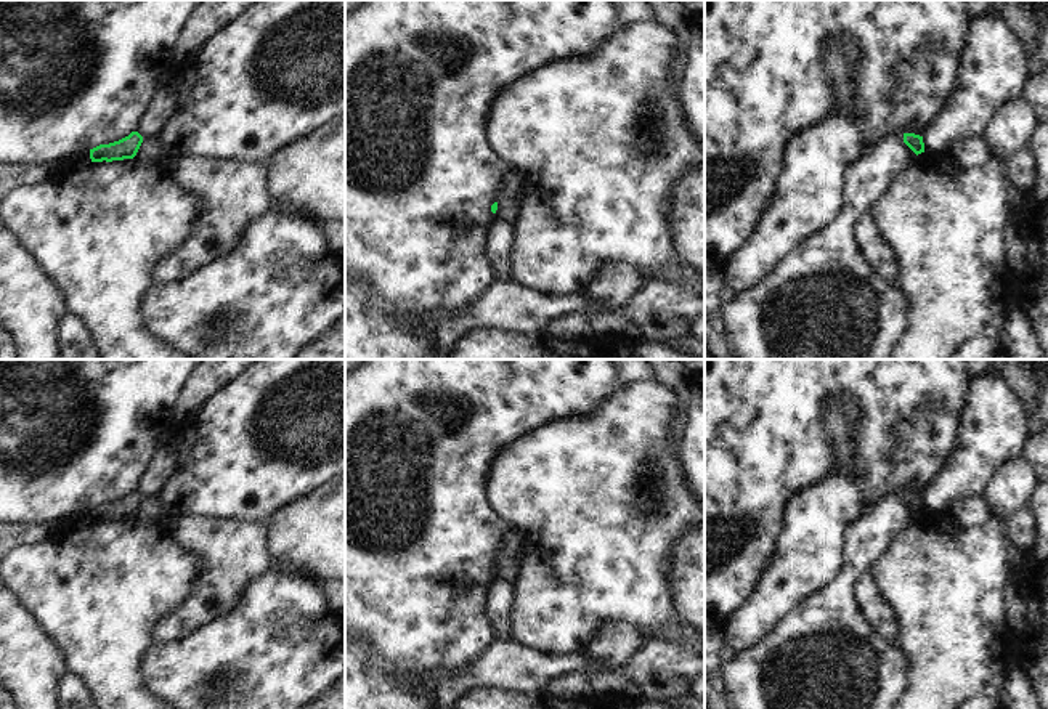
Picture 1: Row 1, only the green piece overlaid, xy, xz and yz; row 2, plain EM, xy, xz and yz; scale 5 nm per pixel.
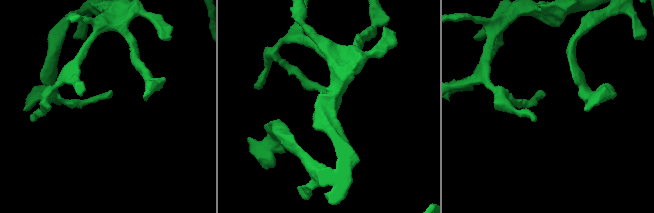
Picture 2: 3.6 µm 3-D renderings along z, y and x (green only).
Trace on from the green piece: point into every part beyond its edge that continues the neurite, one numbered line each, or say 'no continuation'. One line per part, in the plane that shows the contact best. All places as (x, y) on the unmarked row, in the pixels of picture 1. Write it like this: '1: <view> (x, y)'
no continuation

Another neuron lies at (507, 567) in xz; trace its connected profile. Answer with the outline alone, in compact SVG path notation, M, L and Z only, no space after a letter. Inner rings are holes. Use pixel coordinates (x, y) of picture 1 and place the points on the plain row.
M502 555L498 560L496 576L498 576L498 579L514 584L515 579L518 577L518 569L520 569L520 558L518 557Z

